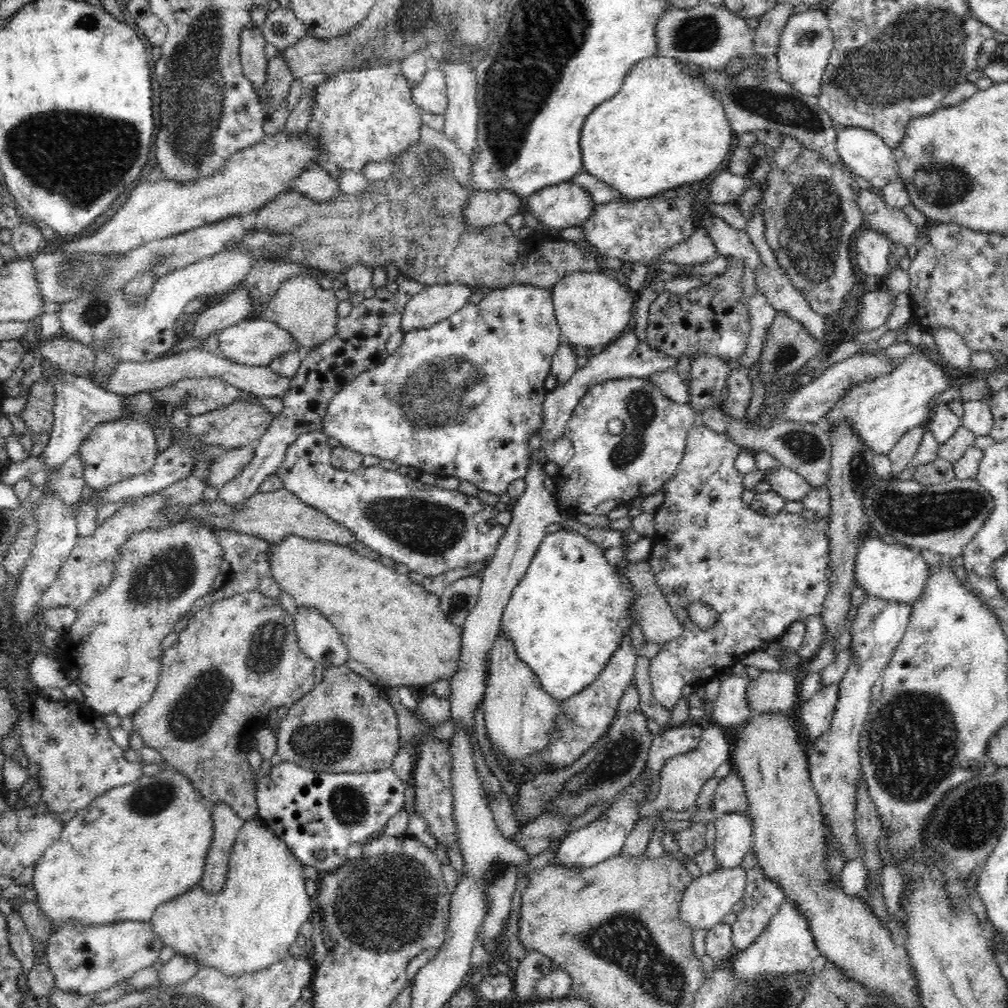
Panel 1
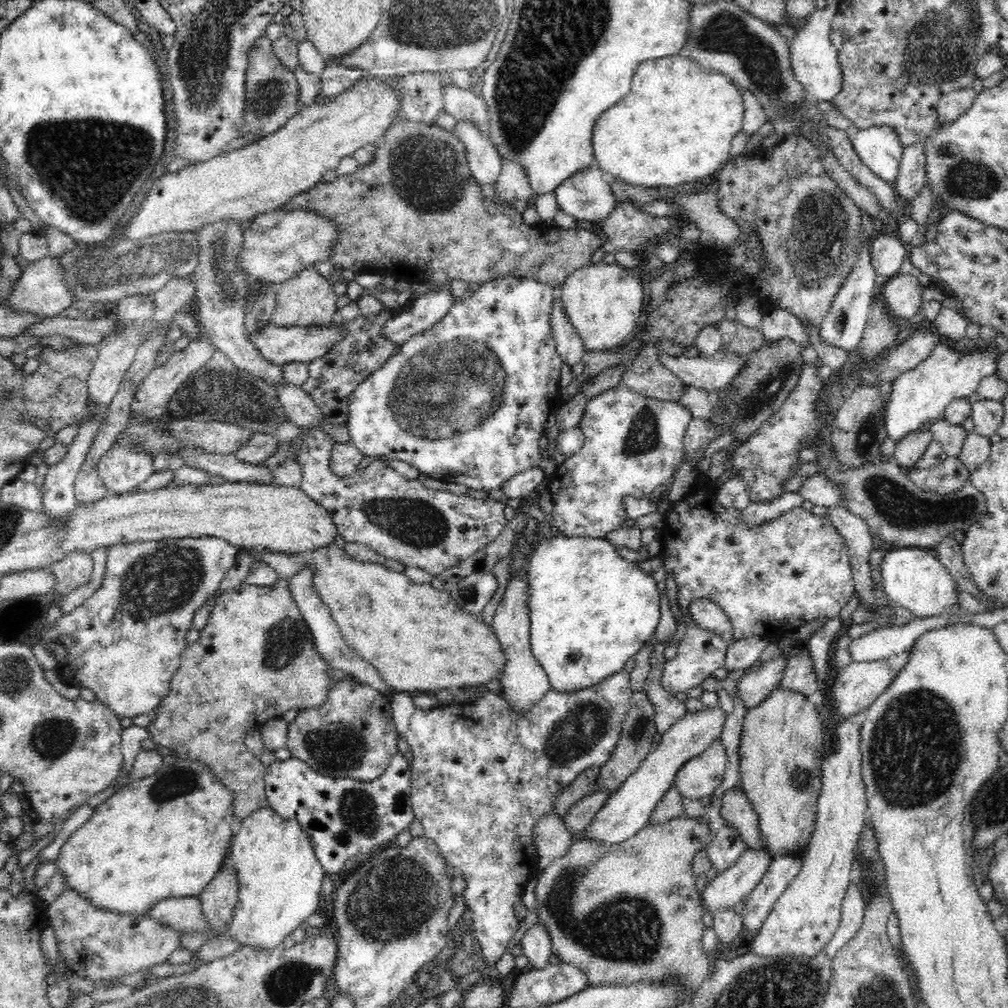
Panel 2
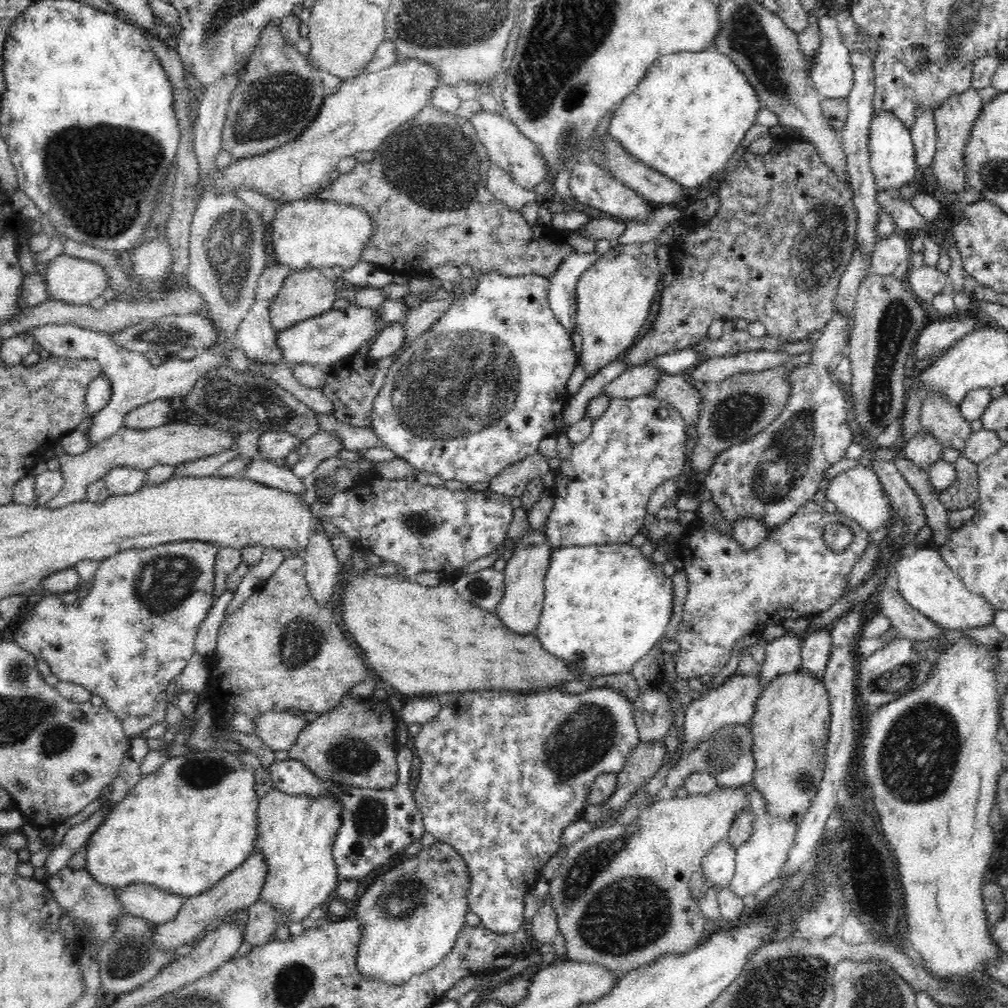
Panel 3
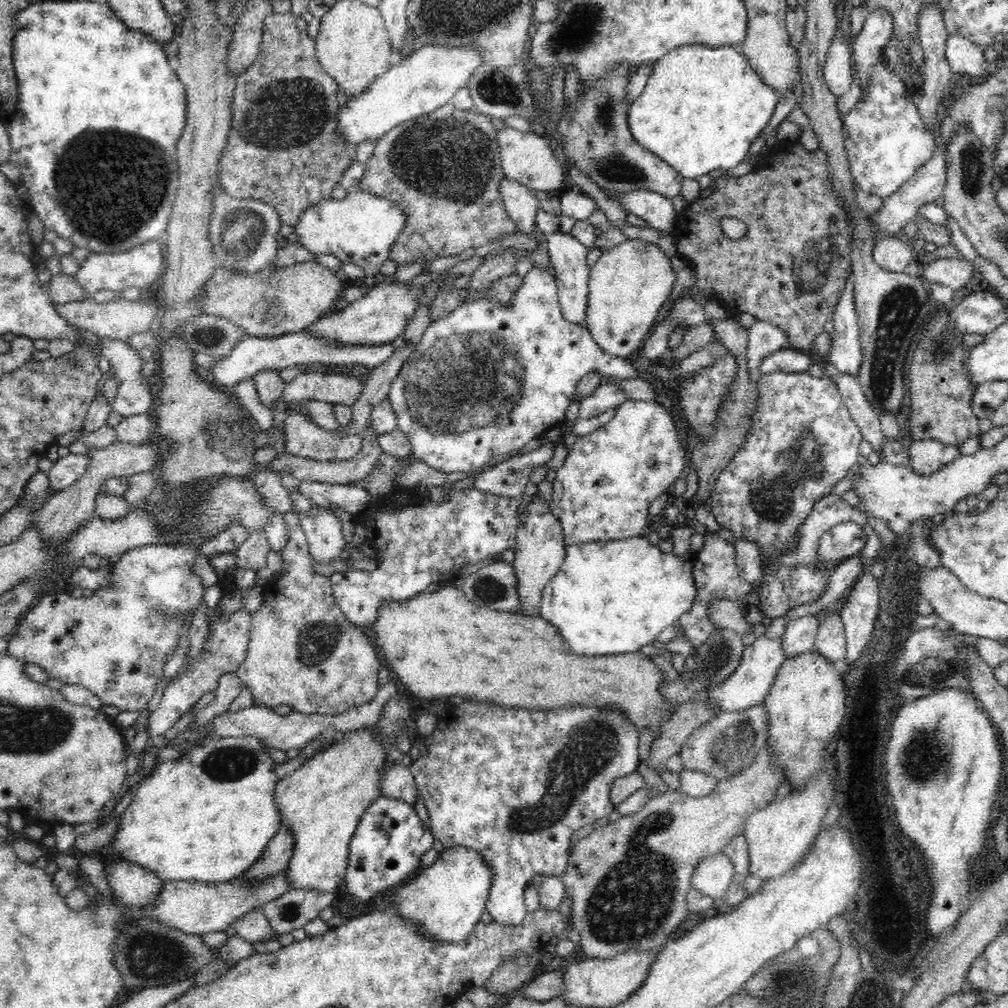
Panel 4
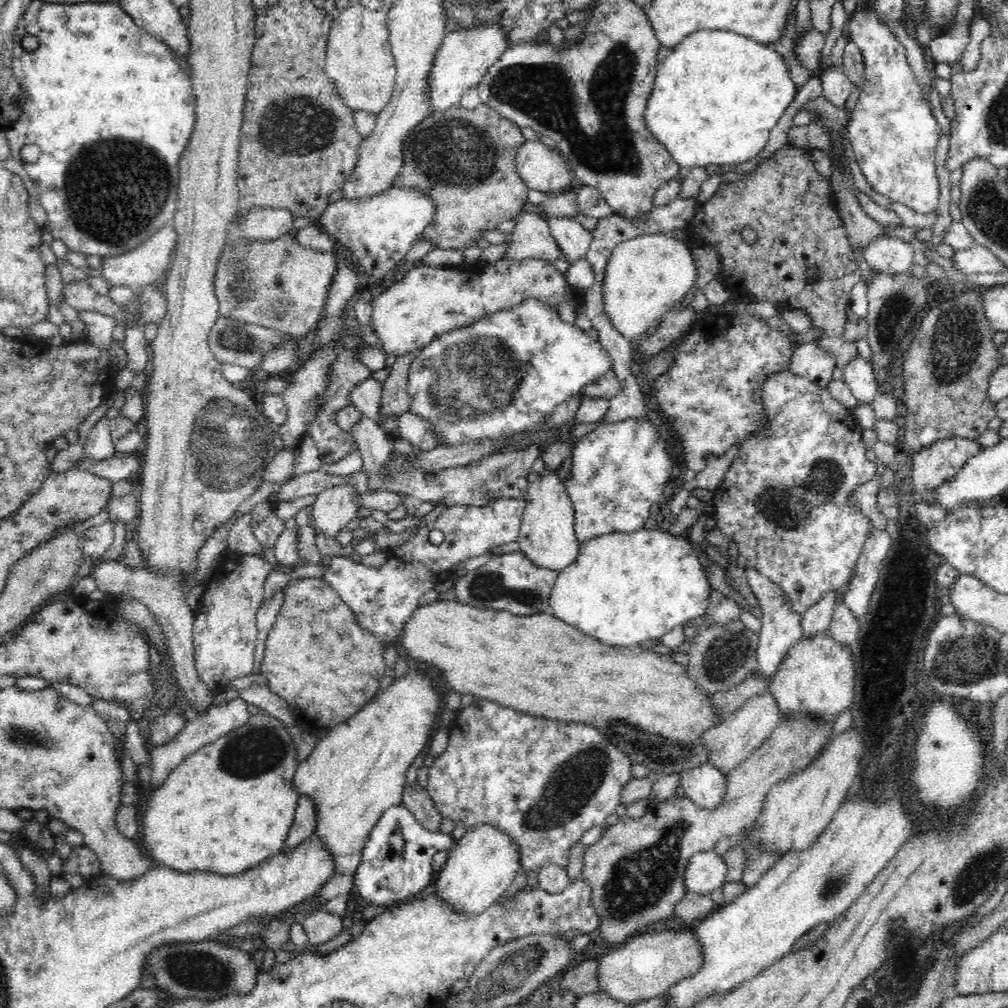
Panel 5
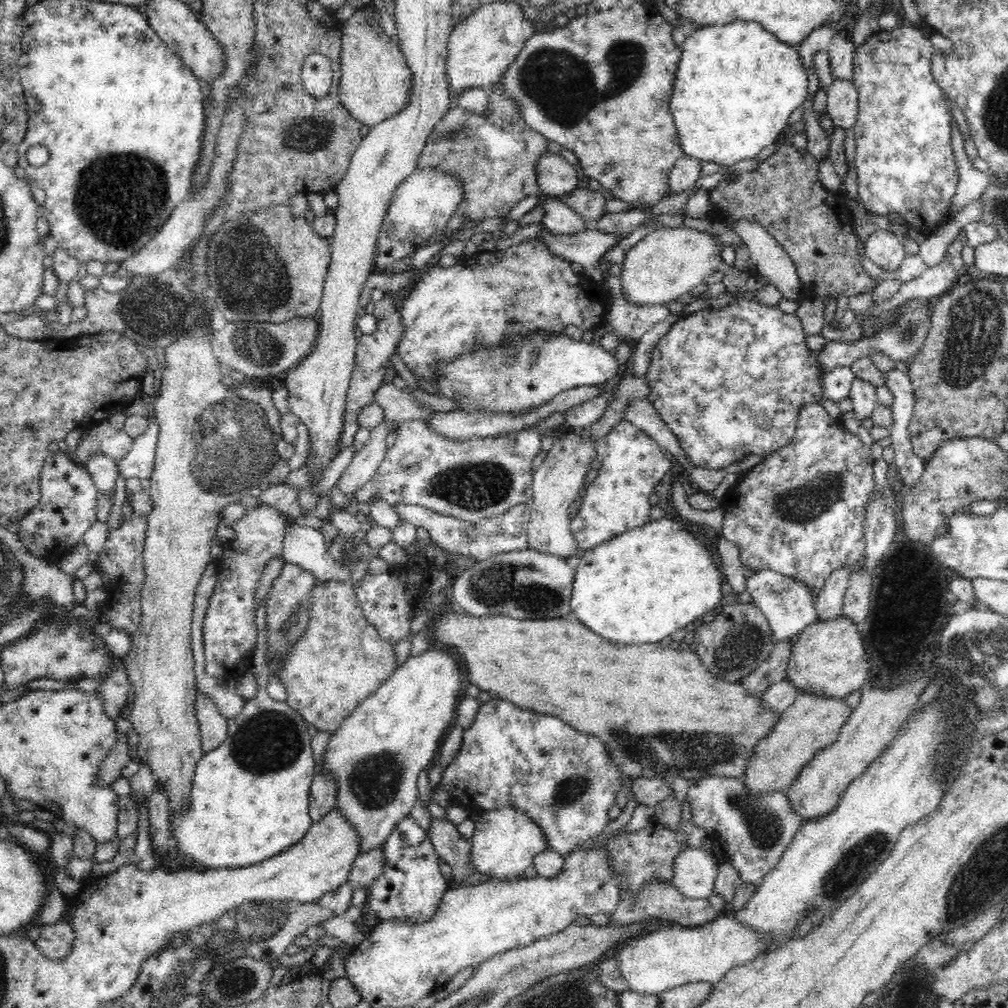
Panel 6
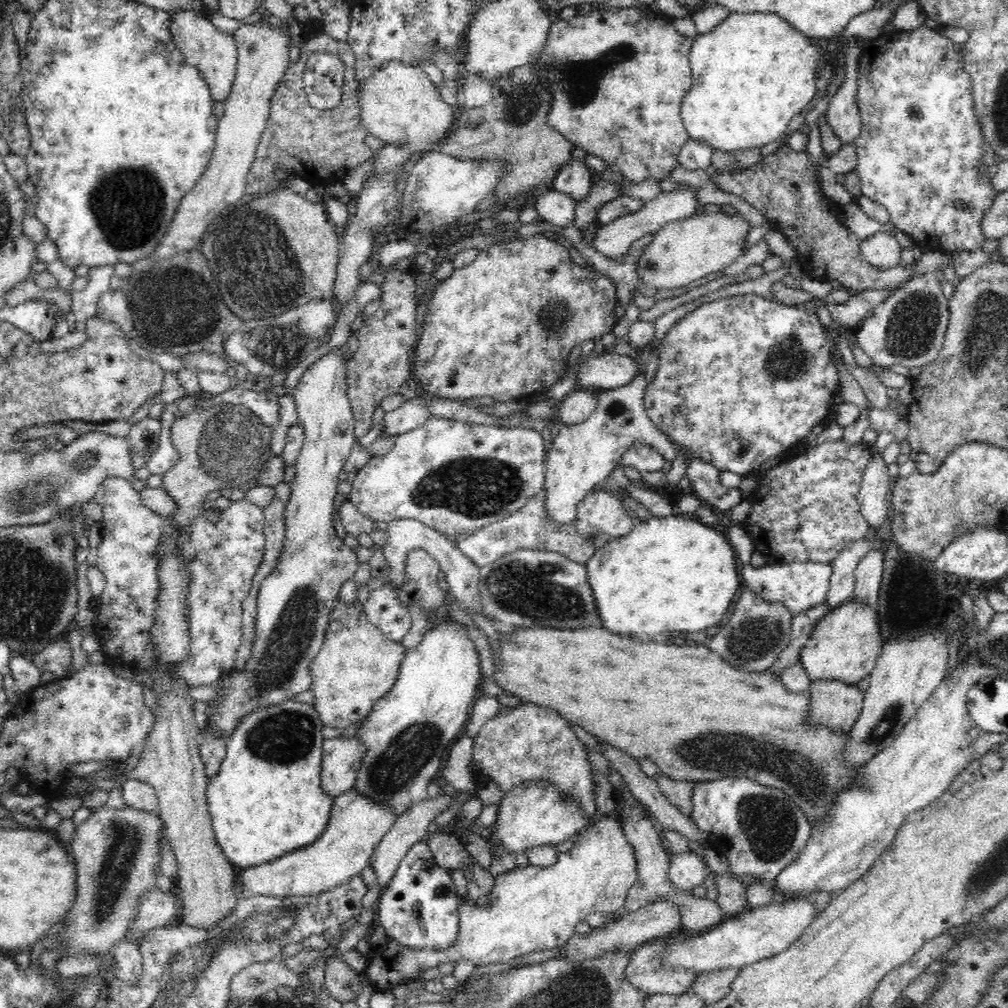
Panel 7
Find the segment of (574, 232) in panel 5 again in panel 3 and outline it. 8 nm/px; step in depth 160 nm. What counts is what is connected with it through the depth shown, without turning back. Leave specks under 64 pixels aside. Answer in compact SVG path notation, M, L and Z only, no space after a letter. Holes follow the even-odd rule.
M596 251L591 254L572 254L558 266L554 276L549 279L549 305L558 323L572 334L577 328L576 287L580 276L594 265L601 255Z

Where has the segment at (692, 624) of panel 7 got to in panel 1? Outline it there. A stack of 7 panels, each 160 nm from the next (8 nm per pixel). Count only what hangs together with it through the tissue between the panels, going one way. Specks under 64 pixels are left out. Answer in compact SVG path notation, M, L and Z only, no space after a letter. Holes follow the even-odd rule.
M564 525L558 526L554 529L552 529L544 538L543 541L540 543L540 546L538 547L538 550L535 552L534 558L531 560L530 566L528 567L528 570L526 571L526 574L523 574L521 576L521 579L519 580L519 583L514 587L514 590L512 591L512 594L509 598L509 601L507 602L507 605L505 606L505 609L503 610L502 620L501 620L501 634L505 636L505 638L509 638L509 640L512 641L513 648L515 648L515 651L518 653L518 659L522 661L522 663L526 664L530 669L532 669L532 672L534 672L534 675L538 677L538 681L540 681L540 685L544 688L544 691L548 693L548 695L552 696L552 698L557 699L558 701L566 701L569 700L571 697L574 697L576 694L579 694L582 690L585 690L585 688L592 684L600 674L602 674L602 670L604 670L604 666L608 664L608 660L612 658L611 654L619 647L619 644L623 641L623 638L628 635L629 629L632 626L632 619L630 619L630 615L628 615L627 610L629 607L632 607L632 609L635 612L635 608L633 608L633 596L635 595L635 592L633 591L632 583L629 581L629 578L627 578L626 573L620 569L620 566L613 566L606 561L606 557L604 557L604 551L598 549L598 546L595 543L592 543L589 539L584 537L583 535L580 535L580 533L577 533L572 527L569 529L564 529Z

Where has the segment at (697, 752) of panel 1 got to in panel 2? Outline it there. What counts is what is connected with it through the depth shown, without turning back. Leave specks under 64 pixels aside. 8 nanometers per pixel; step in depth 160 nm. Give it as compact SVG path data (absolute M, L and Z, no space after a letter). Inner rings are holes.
M721 738L701 754L690 757L676 773L675 786L680 795L688 799L710 796L724 780L726 770L726 747Z

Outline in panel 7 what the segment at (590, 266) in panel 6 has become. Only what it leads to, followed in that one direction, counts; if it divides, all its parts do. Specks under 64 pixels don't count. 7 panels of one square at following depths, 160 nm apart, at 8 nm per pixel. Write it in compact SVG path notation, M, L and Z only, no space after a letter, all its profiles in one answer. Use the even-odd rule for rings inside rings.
M681 184L680 188L673 192L662 192L654 200L646 202L645 206L638 212L622 216L609 224L600 225L600 228L593 236L592 247L606 257L611 257L612 259L621 258L627 254L631 244L638 238L650 233L655 234L670 222L694 216L698 207L697 196L699 191L693 186Z

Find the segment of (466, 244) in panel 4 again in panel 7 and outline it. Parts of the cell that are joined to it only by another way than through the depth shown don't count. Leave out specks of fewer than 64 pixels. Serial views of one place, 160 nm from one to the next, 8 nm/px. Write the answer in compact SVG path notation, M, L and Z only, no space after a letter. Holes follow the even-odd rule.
M533 62L510 71L506 76L500 76L493 82L493 97L490 102L478 108L464 109L458 112L449 135L441 140L435 148L442 154L462 160L503 160L505 171L494 188L494 198L498 204L505 205L510 199L516 199L521 194L529 192L532 188L544 185L548 180L555 178L557 170L572 159L572 148L575 146L547 124L547 114L550 110L551 96L535 72Z

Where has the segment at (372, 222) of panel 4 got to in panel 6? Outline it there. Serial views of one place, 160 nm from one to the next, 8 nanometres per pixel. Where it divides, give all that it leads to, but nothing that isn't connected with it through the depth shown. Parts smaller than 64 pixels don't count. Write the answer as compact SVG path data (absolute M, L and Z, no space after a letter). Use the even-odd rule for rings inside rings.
M435 168L414 170L394 192L390 210L386 212L386 218L382 222L376 248L375 272L388 274L396 262L414 257L434 232L445 230L462 202L462 194L462 183L458 181L458 177L454 179L454 174L445 174Z

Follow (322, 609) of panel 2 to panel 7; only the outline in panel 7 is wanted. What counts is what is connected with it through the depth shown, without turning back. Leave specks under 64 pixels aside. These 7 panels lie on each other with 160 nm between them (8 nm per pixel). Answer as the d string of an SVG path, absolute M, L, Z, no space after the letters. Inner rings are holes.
M419 397L406 401L400 408L387 412L383 416L385 429L382 437L394 436L418 428L429 419L430 413Z

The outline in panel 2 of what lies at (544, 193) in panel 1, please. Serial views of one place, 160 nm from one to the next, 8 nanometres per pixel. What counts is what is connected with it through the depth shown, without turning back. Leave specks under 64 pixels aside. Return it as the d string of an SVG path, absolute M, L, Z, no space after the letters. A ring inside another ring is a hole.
M595 164L572 174L556 188L558 209L574 217L578 225L606 220L618 206L618 201L605 177Z

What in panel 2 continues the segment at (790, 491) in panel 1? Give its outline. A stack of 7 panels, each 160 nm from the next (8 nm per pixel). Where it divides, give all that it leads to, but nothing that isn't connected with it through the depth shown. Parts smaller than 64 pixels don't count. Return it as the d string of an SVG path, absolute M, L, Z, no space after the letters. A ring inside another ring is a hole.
M818 473L814 476L809 476L802 484L802 488L796 490L802 496L803 500L809 500L814 505L832 506L842 505L841 496L843 490L839 484L831 482L823 474Z

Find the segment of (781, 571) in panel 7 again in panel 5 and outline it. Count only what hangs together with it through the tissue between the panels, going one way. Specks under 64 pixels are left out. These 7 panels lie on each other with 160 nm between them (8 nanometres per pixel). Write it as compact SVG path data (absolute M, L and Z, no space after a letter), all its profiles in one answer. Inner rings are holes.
M746 567L744 574L763 612L760 619L761 629L759 631L758 646L755 650L758 656L758 666L754 668L754 673L751 674L752 677L762 675L762 677L773 678L780 664L786 659L790 649L803 639L801 629L802 613L792 610L789 602L787 602L787 596L783 596L783 592L774 584L774 581L762 576L756 568Z

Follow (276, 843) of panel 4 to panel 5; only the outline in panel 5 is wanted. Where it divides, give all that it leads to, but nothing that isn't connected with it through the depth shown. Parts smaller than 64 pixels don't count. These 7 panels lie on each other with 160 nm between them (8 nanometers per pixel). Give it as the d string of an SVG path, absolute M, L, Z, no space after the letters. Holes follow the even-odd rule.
M310 797L300 798L282 851L294 850L296 846L300 846L306 838L310 838L314 834L315 811L316 807L310 801Z

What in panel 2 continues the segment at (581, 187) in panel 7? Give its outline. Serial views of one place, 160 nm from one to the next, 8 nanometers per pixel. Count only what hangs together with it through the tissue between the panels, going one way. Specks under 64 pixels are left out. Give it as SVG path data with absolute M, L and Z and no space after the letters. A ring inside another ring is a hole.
M443 82L443 110L458 120L470 119L478 125L478 129L489 138L489 122L487 106L482 97L475 95L472 89L464 89L452 83ZM502 160L502 170L498 175L498 182L492 187L495 195L492 200L500 204L512 207L516 200L530 202L536 194L530 187L530 179L526 171L517 162Z

